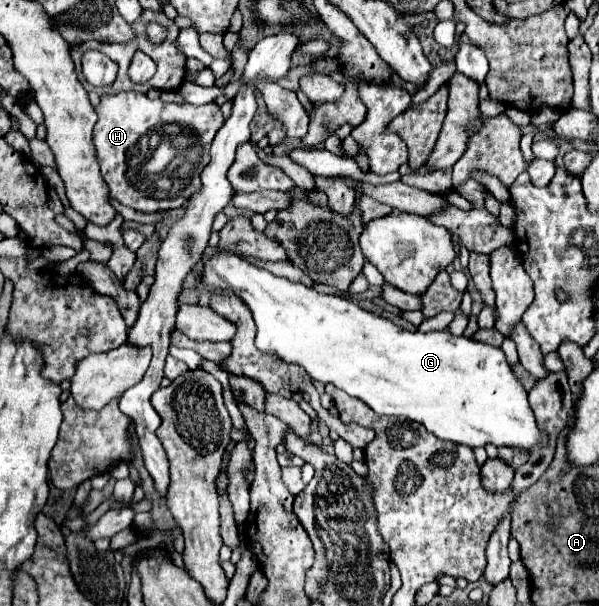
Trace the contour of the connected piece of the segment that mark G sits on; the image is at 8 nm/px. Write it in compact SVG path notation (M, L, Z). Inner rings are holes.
M212 248L212 250L206 250L204 256L202 256L202 284L204 286L212 286L212 290L228 290L228 292L234 292L236 296L240 296L252 310L254 314L254 320L256 320L256 326L258 326L258 336L256 336L256 346L264 352L272 352L276 354L278 358L286 360L288 364L300 364L310 376L312 380L318 380L318 382L324 382L324 384L334 384L336 388L348 392L350 396L358 398L358 400L364 400L376 414L386 414L386 416L404 416L404 418L410 418L410 420L416 420L420 422L430 434L434 434L436 438L440 440L448 440L448 442L454 442L454 444L464 444L464 446L470 446L470 448L480 448L480 446L486 446L486 444L494 444L496 448L500 446L510 446L510 448L518 448L518 450L526 450L530 452L532 448L536 446L546 446L548 444L548 432L538 428L536 424L536 418L534 418L534 412L528 404L528 392L524 390L520 378L512 372L512 368L508 366L506 362L506 356L500 348L494 348L490 344L482 344L482 342L476 342L472 338L466 338L466 336L454 336L450 334L448 330L442 330L442 332L428 332L428 334L422 334L422 332L408 332L406 328L402 328L400 324L394 324L392 320L388 318L382 318L378 314L372 314L368 310L362 310L356 302L352 300L346 300L346 298L340 298L340 296L326 296L326 294L318 294L316 290L308 288L308 286L302 286L302 284L296 284L296 282L290 282L286 278L278 278L278 276L272 276L270 272L262 270L262 268L256 268L252 264L248 264L246 260L242 260L240 254L234 254L234 252L224 252L224 250L218 250L218 248Z

